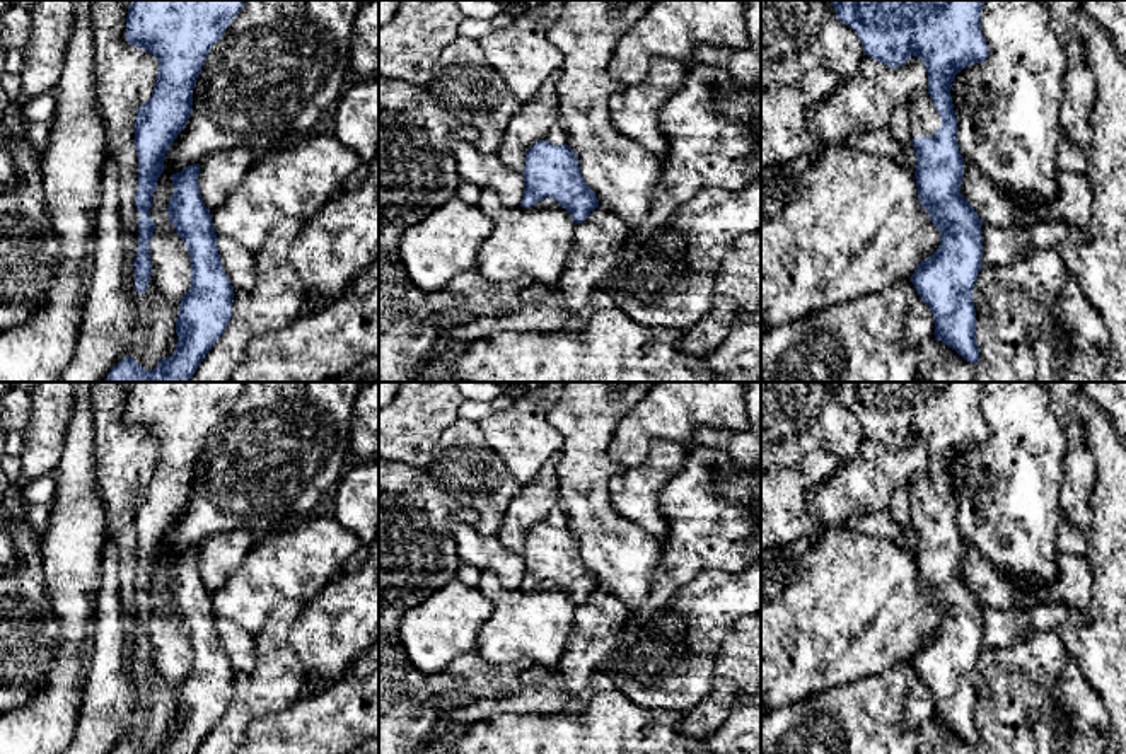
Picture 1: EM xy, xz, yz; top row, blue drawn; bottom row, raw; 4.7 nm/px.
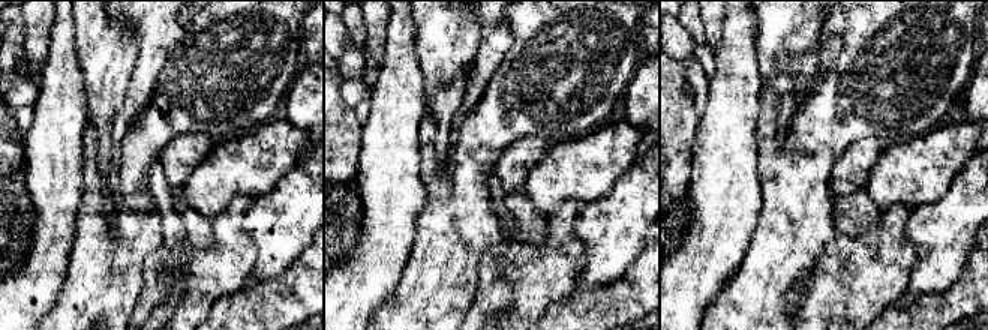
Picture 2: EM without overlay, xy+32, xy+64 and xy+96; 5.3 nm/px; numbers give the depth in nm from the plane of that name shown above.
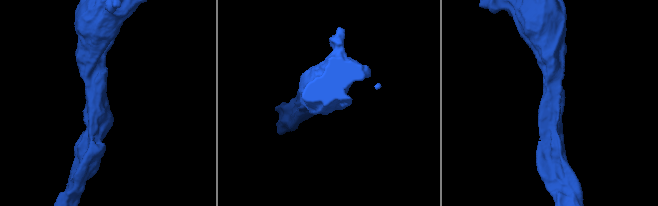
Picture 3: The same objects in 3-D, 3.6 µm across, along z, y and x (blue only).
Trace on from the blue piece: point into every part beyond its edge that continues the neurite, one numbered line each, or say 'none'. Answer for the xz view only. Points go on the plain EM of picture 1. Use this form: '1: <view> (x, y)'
none

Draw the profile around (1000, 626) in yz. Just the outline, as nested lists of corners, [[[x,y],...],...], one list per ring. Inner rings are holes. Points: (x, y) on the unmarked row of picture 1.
[[[1054,600],[1034,604],[1027,609],[993,609],[981,607],[983,648],[1008,647],[1029,631],[1054,631],[1077,614],[1065,604]]]

